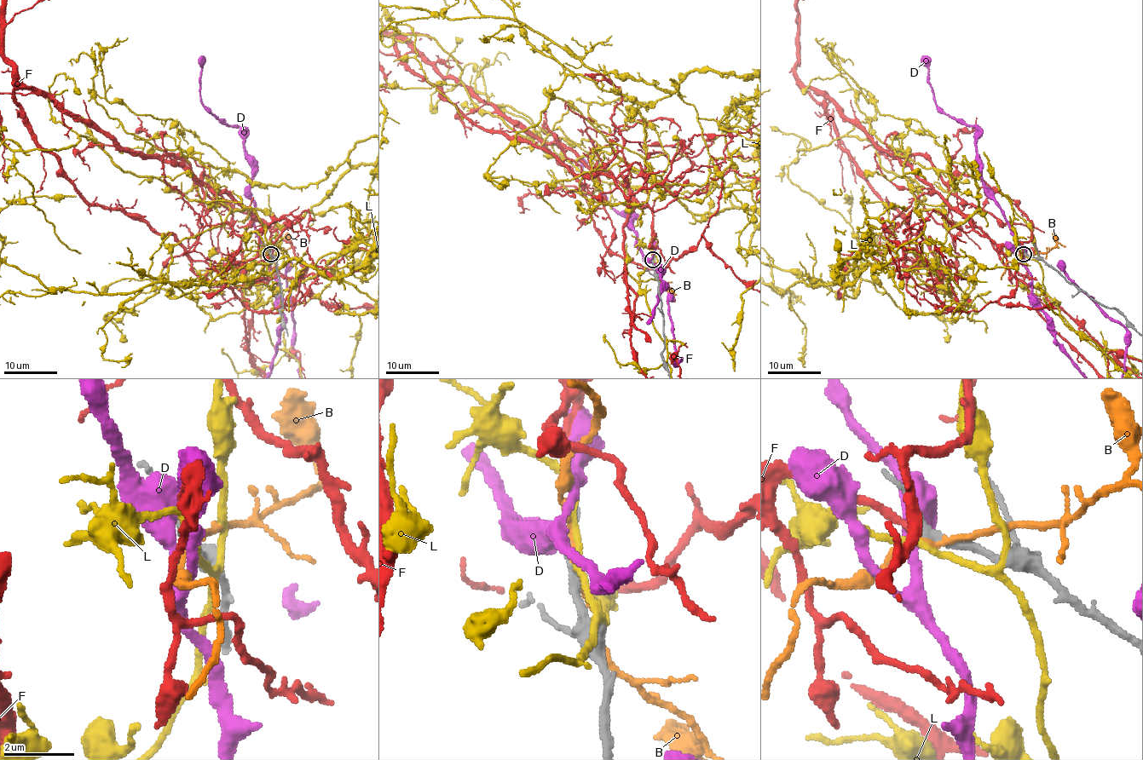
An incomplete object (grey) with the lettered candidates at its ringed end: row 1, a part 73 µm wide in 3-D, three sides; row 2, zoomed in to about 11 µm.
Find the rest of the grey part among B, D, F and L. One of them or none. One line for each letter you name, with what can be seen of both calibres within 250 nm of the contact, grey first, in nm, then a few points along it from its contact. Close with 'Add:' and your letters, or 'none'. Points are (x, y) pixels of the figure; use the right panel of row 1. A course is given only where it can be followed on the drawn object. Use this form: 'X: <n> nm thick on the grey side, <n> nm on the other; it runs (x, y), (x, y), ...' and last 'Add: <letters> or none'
F: 240 nm thick on the grey side, 200 nm on the other
Add: F

